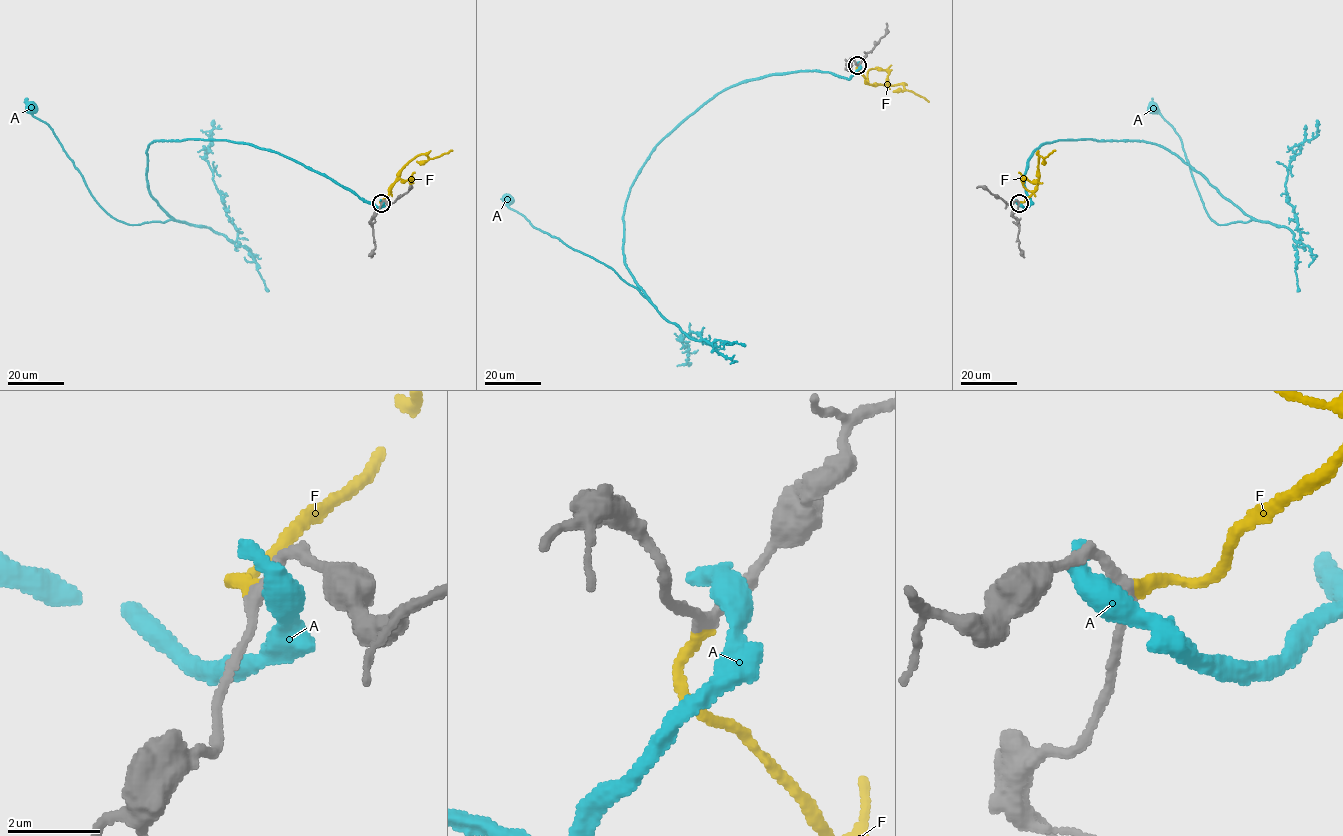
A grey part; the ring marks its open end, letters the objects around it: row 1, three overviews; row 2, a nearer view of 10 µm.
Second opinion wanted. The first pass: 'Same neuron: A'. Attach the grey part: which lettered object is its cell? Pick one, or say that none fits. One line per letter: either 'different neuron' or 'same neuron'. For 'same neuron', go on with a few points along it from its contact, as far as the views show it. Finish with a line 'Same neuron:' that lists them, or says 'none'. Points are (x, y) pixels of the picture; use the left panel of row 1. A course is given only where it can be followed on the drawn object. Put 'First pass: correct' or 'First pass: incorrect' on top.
First pass: incorrect
A: different neuron
F: same neuron | via (381, 202), (397, 174), (410, 161), (417, 156), (426, 154), (433, 158), (452, 150)
Same neuron: F

